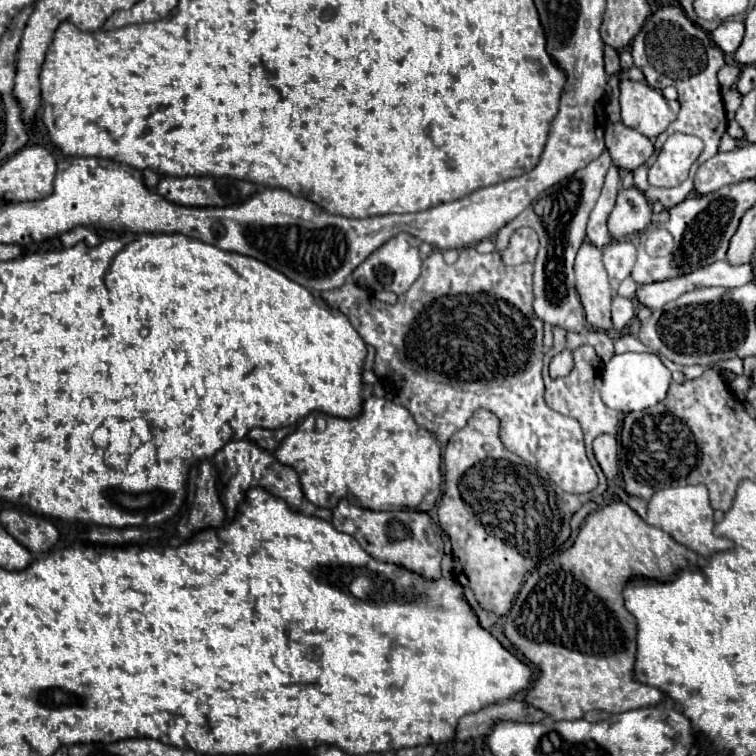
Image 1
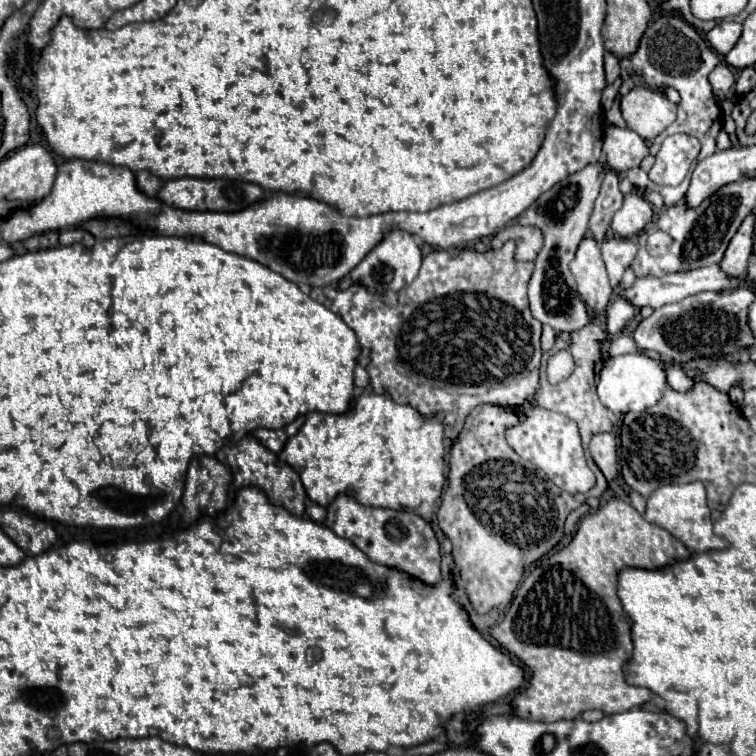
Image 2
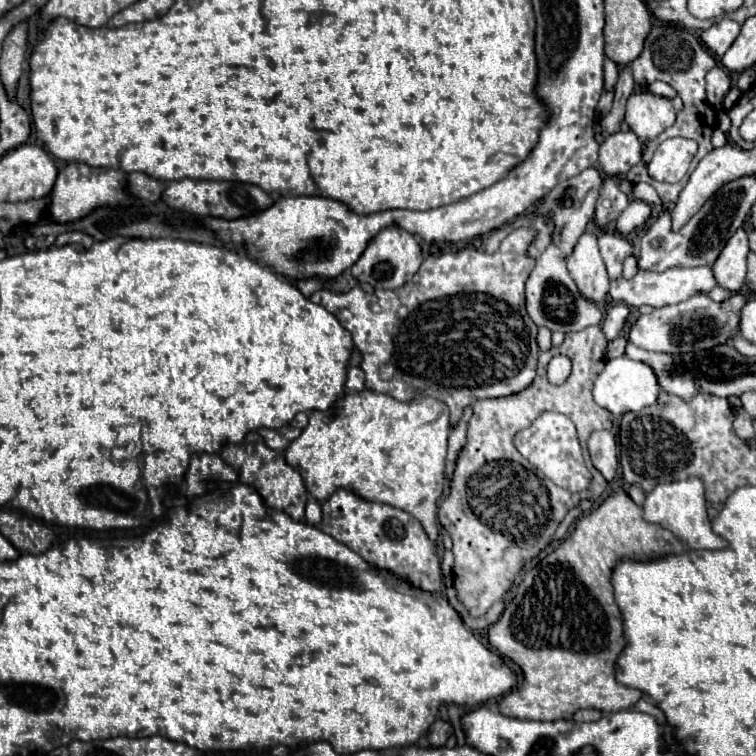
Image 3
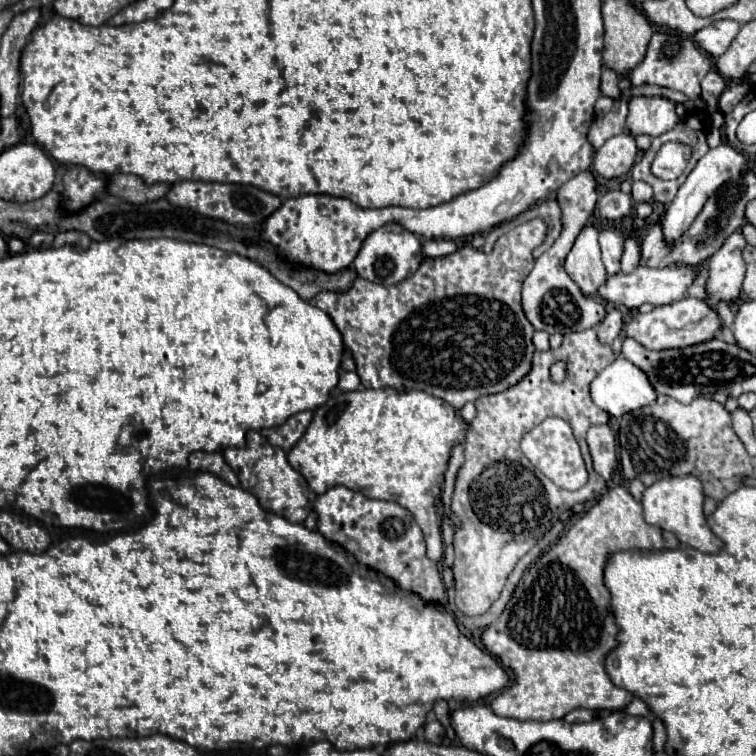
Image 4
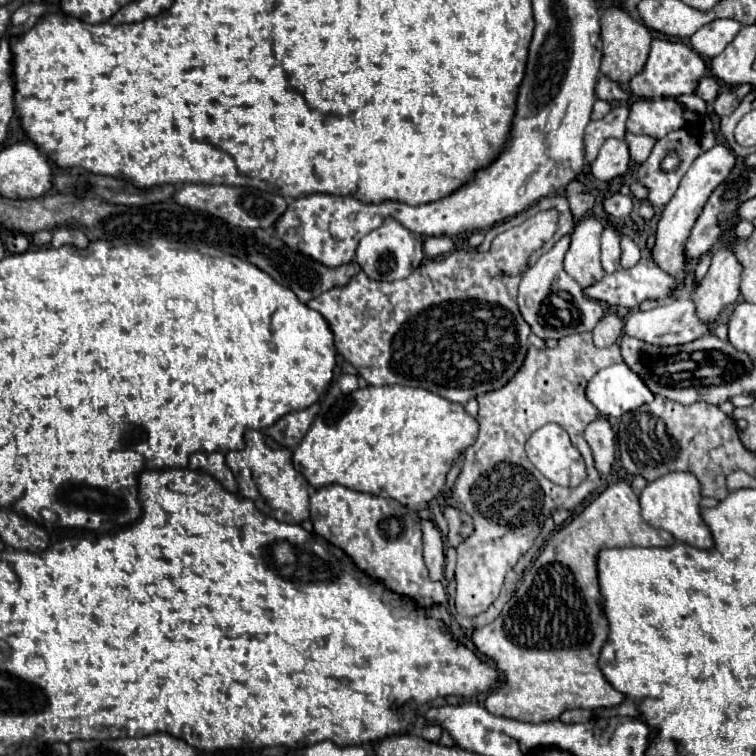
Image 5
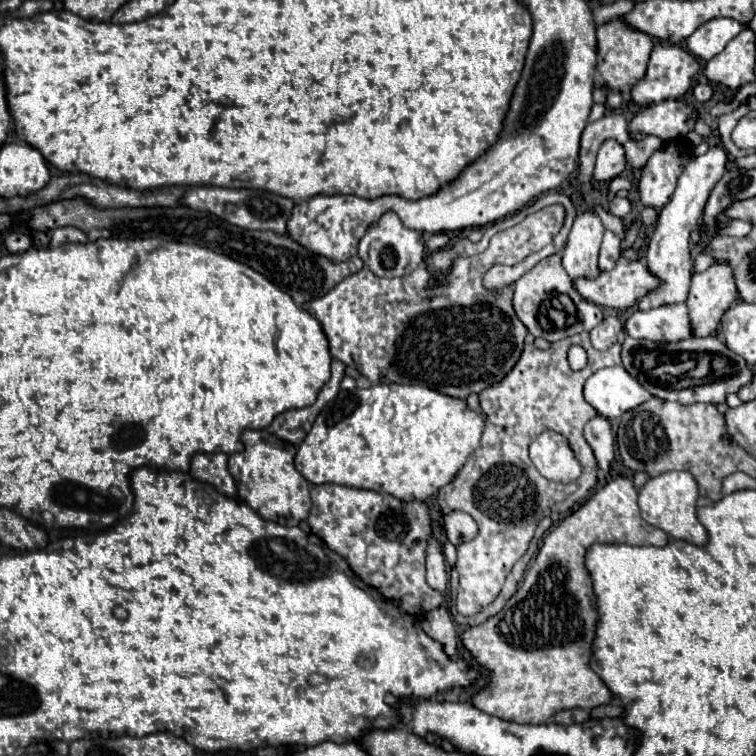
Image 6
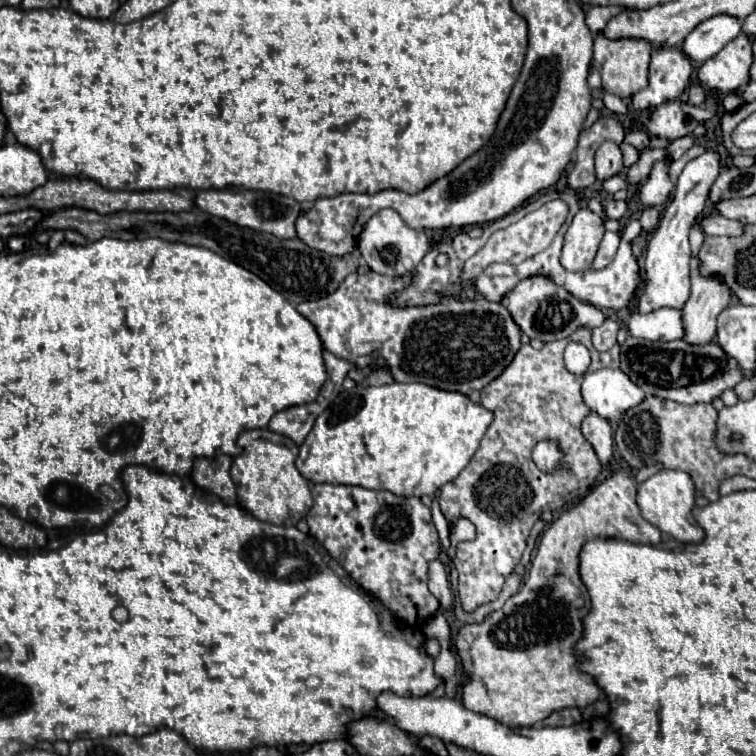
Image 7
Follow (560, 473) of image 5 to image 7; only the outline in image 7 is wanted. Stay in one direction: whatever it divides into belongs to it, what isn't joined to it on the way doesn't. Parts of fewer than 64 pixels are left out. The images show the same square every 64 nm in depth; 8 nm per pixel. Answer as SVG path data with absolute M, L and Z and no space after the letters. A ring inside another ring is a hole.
M546 440L546 442L538 442L532 450L532 460L534 464L542 470L542 472L552 472L554 466L558 464L558 460L562 458L562 452L556 448L554 442Z

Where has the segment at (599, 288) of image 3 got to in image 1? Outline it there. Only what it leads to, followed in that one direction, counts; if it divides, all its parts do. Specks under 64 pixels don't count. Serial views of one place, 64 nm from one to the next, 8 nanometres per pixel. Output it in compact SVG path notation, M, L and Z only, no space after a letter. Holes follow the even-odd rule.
M584 242L574 260L576 290L586 310L586 320L594 330L612 330L610 304L612 288L602 264L602 250L590 242Z

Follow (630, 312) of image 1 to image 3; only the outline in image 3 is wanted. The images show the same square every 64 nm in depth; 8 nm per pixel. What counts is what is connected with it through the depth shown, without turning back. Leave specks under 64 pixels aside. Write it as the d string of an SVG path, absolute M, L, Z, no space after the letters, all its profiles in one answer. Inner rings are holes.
M614 304L614 306L606 312L606 318L604 318L604 322L602 322L602 332L604 332L604 336L606 336L608 342L614 340L614 338L620 334L620 330L622 330L622 326L624 326L628 314L630 314L630 310L628 310L626 304Z

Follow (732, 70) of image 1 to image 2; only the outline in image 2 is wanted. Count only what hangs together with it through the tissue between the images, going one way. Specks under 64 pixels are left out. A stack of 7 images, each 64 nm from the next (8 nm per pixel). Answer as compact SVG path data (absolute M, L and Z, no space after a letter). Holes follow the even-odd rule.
M724 62L718 64L718 66L710 72L708 80L710 80L710 84L712 84L714 100L716 100L718 104L720 104L722 100L726 100L726 98L732 94L732 86L734 86L734 82L736 82L734 72L732 72L730 66L724 64Z

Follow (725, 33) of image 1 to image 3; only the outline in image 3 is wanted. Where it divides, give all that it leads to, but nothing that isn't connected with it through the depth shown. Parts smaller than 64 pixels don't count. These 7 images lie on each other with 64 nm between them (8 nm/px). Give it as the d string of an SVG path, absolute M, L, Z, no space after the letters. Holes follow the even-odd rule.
M722 18L718 24L712 24L708 30L704 30L700 34L700 40L708 46L708 50L716 58L720 58L732 46L732 42L736 40L738 32L740 32L738 22L734 22L730 18Z

